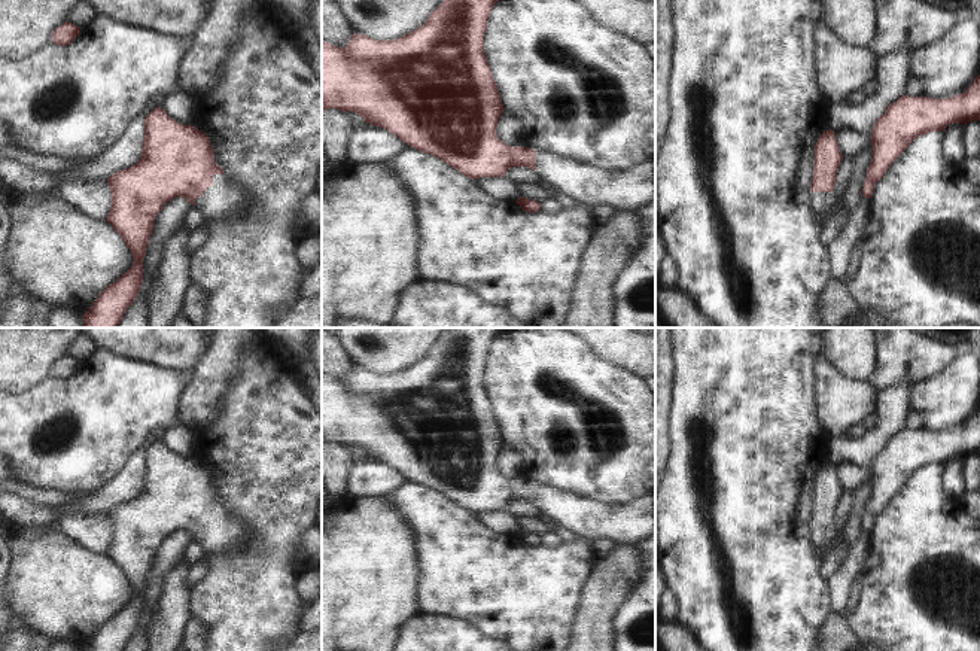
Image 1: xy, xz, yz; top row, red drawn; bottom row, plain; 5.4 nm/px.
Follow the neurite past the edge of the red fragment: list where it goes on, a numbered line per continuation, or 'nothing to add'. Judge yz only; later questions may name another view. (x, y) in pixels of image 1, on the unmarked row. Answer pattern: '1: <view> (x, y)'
1: yz (824, 538)

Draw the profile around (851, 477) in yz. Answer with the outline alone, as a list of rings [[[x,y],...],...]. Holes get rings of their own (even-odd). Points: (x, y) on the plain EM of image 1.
[[[849,460],[837,463],[834,468],[843,490],[853,492],[868,480],[868,472]]]

